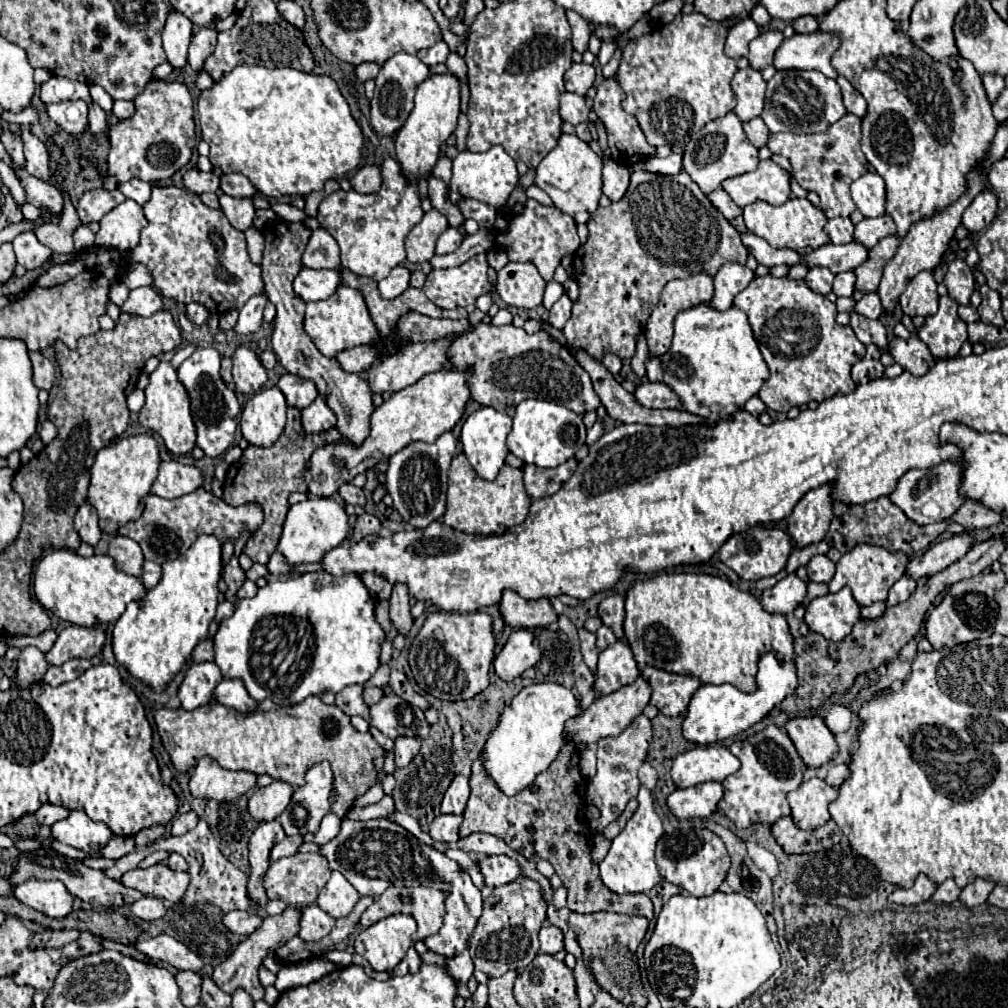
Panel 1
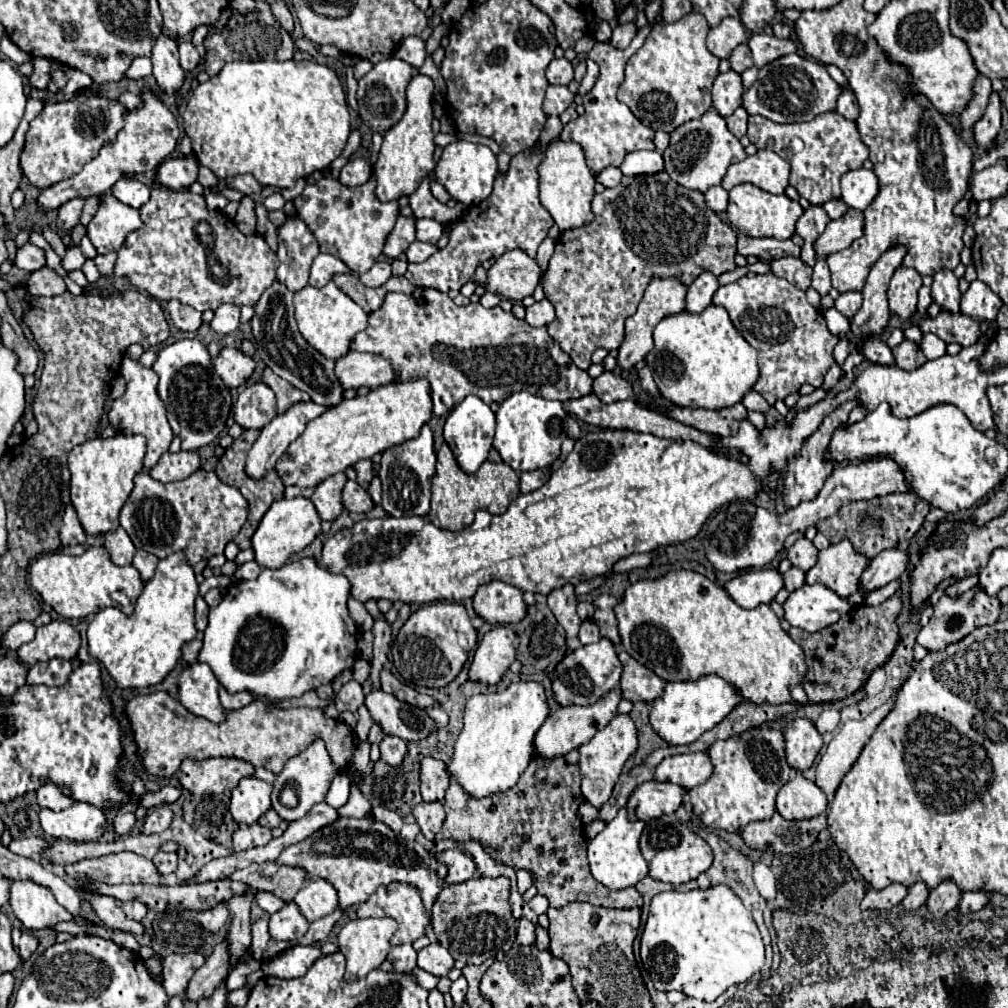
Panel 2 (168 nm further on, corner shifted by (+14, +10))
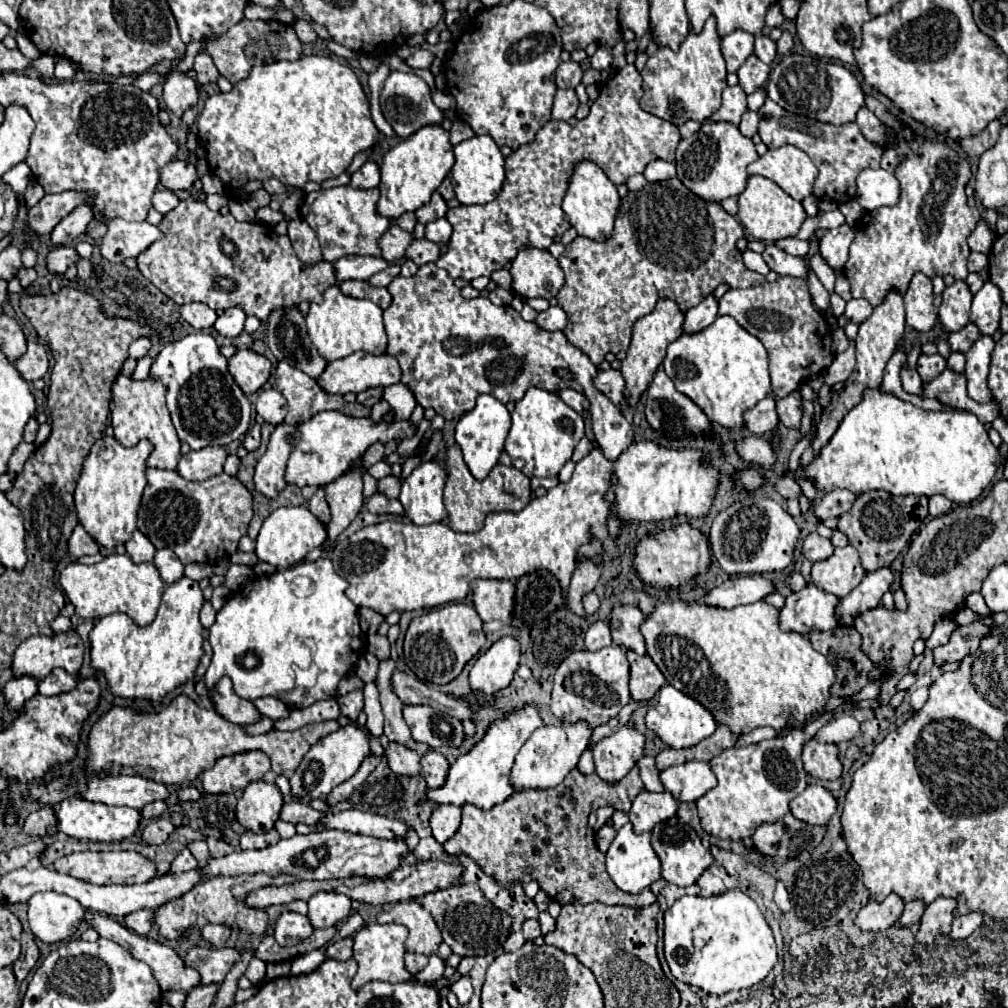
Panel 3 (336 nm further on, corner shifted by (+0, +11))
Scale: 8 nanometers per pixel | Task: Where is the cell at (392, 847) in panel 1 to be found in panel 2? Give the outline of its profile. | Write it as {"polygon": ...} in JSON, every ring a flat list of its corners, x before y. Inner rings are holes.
{"polygon":[[338,817,334,823,318,829,308,839,286,847,276,859,282,865,304,867,308,879,326,879,338,891,340,907,350,907,366,901,378,885,388,885,394,881,410,883,420,889,426,915,432,919,432,905,438,899,438,893,446,887,448,869,444,863,438,863,418,841,404,841,400,833,394,833,386,823,364,817]]}

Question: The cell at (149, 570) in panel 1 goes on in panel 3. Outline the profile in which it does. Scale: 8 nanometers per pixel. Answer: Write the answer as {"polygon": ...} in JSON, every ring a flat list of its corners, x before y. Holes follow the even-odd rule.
{"polygon":[[162,548,162,550,156,552,154,564,160,570,160,576,162,576,162,580,166,584,174,584,174,582,178,582,184,576,184,564,168,548]]}

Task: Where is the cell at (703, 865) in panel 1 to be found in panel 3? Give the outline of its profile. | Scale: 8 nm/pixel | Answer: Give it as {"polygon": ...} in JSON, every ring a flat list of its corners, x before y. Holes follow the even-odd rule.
{"polygon":[[676,816,668,818,652,828,652,848,656,850,656,854,662,862,662,878,676,886,694,884,700,878,700,874,712,864,712,854,702,846,694,828,680,822]]}

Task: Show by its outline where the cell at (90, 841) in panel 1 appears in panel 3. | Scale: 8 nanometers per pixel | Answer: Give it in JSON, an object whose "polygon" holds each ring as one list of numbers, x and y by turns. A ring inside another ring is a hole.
{"polygon":[[78,796,62,800,56,814,60,820,58,830,82,842,120,842,124,838,130,838,138,830,142,820,140,810,134,810,128,806,108,806,100,802,88,802]]}

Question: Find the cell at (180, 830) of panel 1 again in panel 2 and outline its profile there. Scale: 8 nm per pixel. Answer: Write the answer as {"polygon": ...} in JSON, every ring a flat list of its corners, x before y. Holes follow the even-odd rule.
{"polygon":[[162,805,162,807,156,807,144,821,144,833,160,833,160,831,166,831,172,823,172,817,174,813,170,811,168,805]]}

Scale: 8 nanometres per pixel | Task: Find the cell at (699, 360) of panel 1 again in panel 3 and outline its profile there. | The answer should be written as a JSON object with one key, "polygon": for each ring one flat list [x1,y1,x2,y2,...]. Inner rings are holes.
{"polygon":[[718,316,716,322,706,330,698,334,682,334,678,340,674,340,668,346,664,358,664,370,668,378,672,378,678,392,686,394,692,402,696,402,708,414,710,420,718,422,720,426,732,432,744,426,744,412,756,406,772,390,768,372,768,354,764,344,756,336,748,334,732,316]]}

